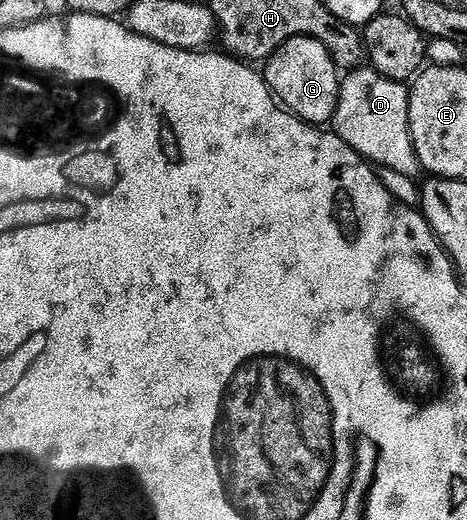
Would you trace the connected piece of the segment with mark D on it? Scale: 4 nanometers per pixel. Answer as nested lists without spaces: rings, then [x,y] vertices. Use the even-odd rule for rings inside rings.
[[[353,69],[346,75],[349,76],[346,79],[344,76],[339,83],[332,130],[370,164],[386,167],[397,175],[415,174],[419,164],[409,132],[409,87],[372,69]]]

